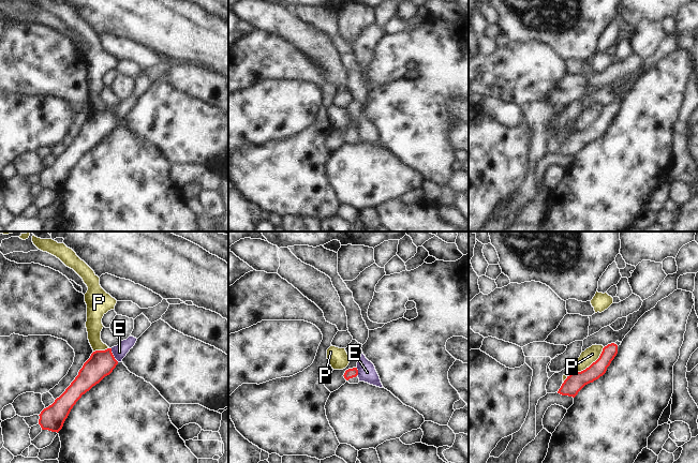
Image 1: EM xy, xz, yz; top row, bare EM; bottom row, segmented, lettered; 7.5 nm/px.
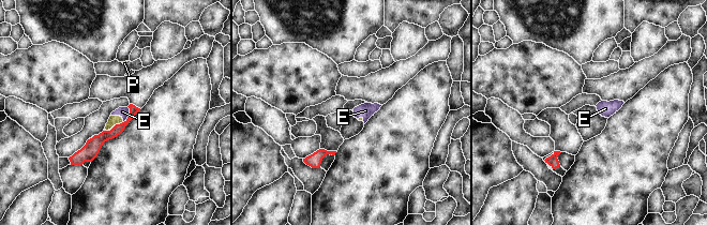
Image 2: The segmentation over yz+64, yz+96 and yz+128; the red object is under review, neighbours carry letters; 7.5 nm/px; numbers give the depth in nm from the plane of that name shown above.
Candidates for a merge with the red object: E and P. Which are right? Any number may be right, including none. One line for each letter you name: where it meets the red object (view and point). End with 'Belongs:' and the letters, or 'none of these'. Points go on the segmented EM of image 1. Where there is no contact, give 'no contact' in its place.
Belongs: none of these

